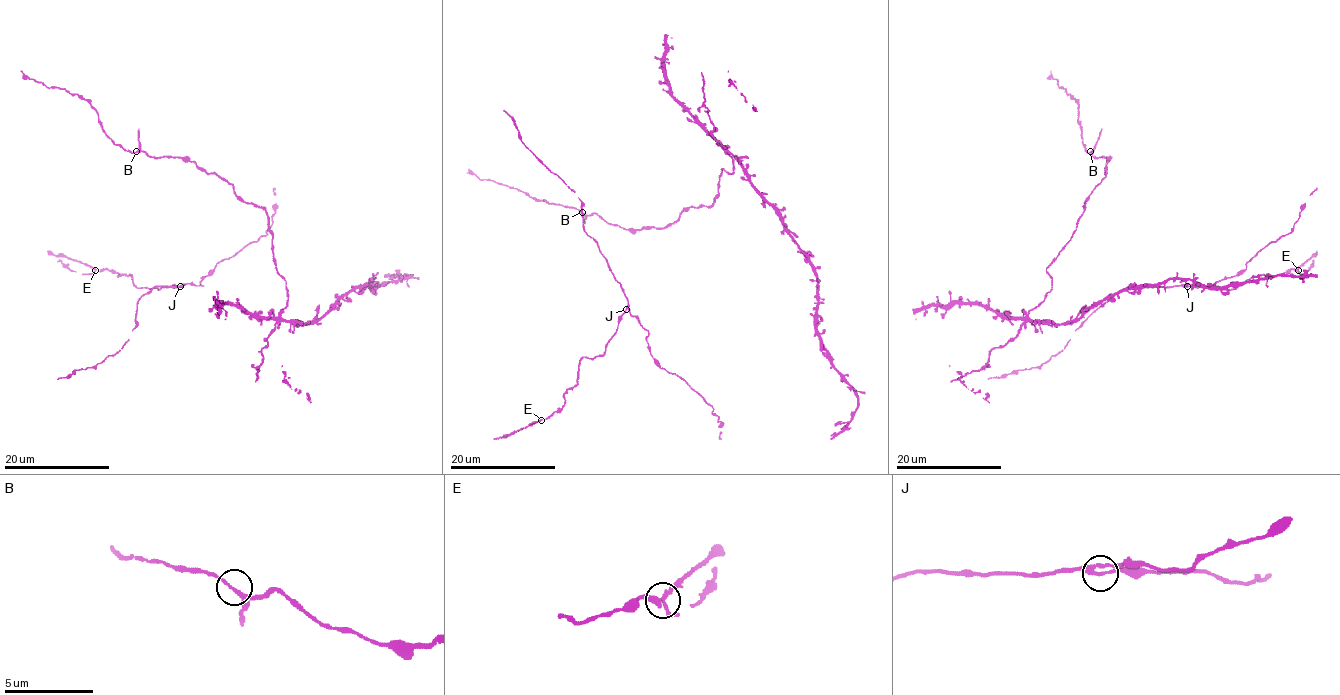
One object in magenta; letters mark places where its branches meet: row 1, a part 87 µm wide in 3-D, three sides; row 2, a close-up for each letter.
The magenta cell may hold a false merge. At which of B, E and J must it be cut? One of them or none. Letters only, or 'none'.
E

